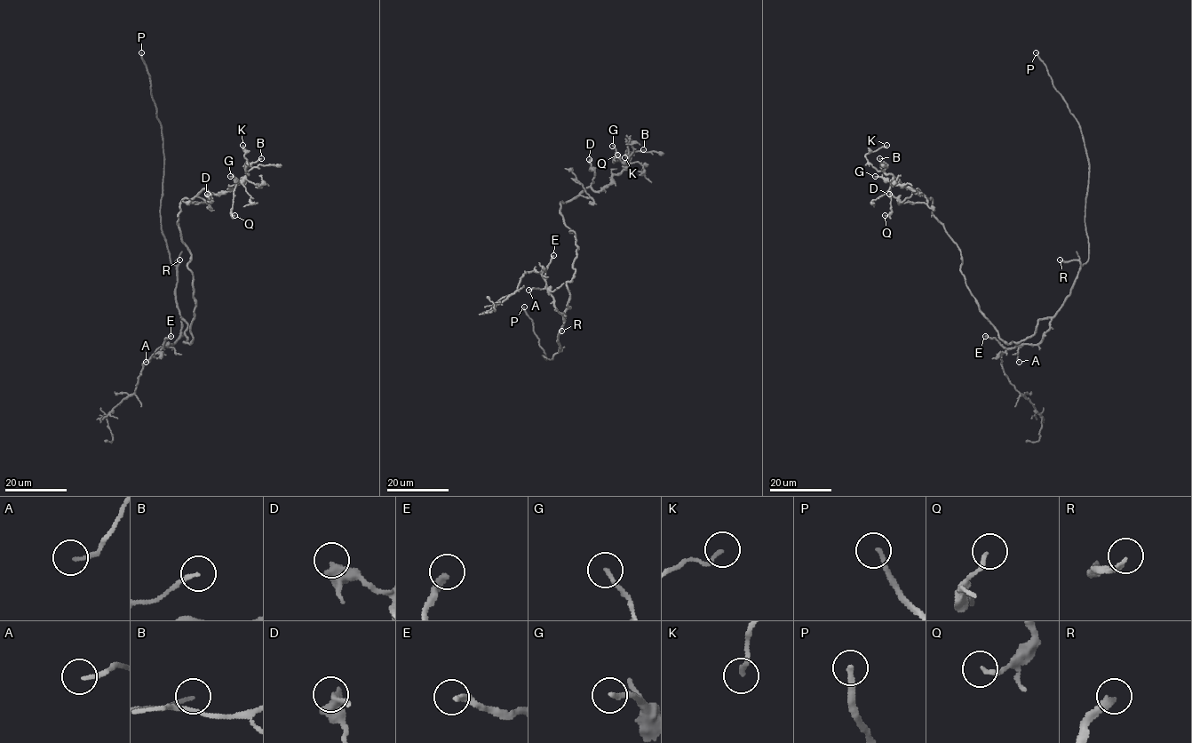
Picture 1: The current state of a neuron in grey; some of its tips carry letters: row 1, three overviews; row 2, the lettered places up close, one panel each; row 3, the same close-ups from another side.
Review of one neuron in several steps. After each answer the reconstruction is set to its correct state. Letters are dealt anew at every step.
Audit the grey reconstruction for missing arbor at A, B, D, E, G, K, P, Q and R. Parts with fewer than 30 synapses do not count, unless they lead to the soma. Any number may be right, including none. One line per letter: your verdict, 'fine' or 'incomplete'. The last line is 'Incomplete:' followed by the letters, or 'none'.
A: fine
B: fine
D: fine
E: incomplete
G: fine
K: fine
P: incomplete
Q: fine
R: fine
Incomplete: E, P

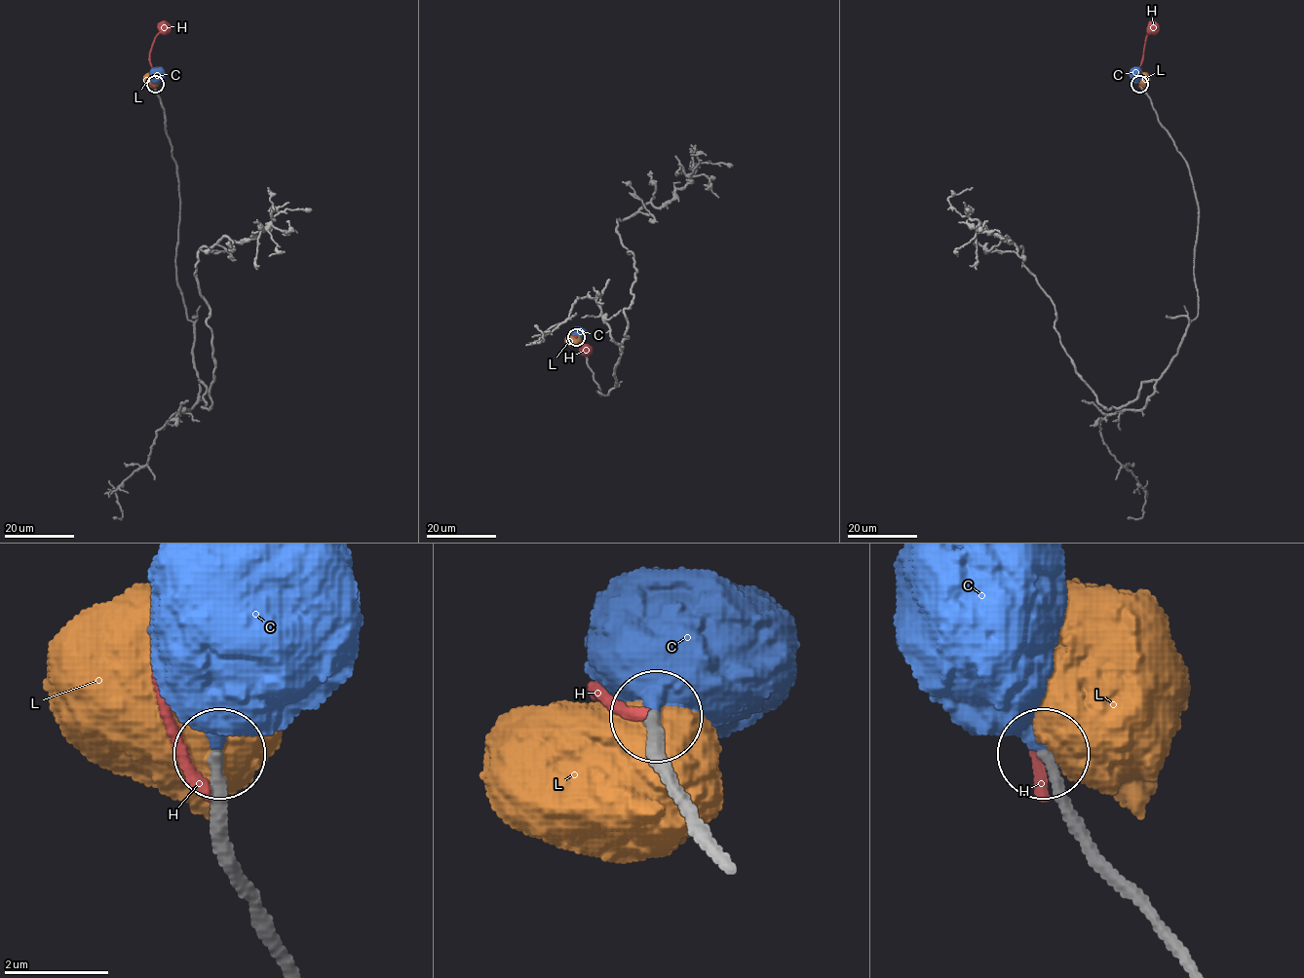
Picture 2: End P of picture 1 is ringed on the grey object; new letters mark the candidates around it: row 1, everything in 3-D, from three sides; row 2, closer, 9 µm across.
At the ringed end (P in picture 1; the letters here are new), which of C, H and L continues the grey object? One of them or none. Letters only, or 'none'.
C

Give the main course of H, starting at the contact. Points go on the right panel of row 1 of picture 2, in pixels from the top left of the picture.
H: (1140, 87), (1138, 71), (1146, 36), (1153, 29)

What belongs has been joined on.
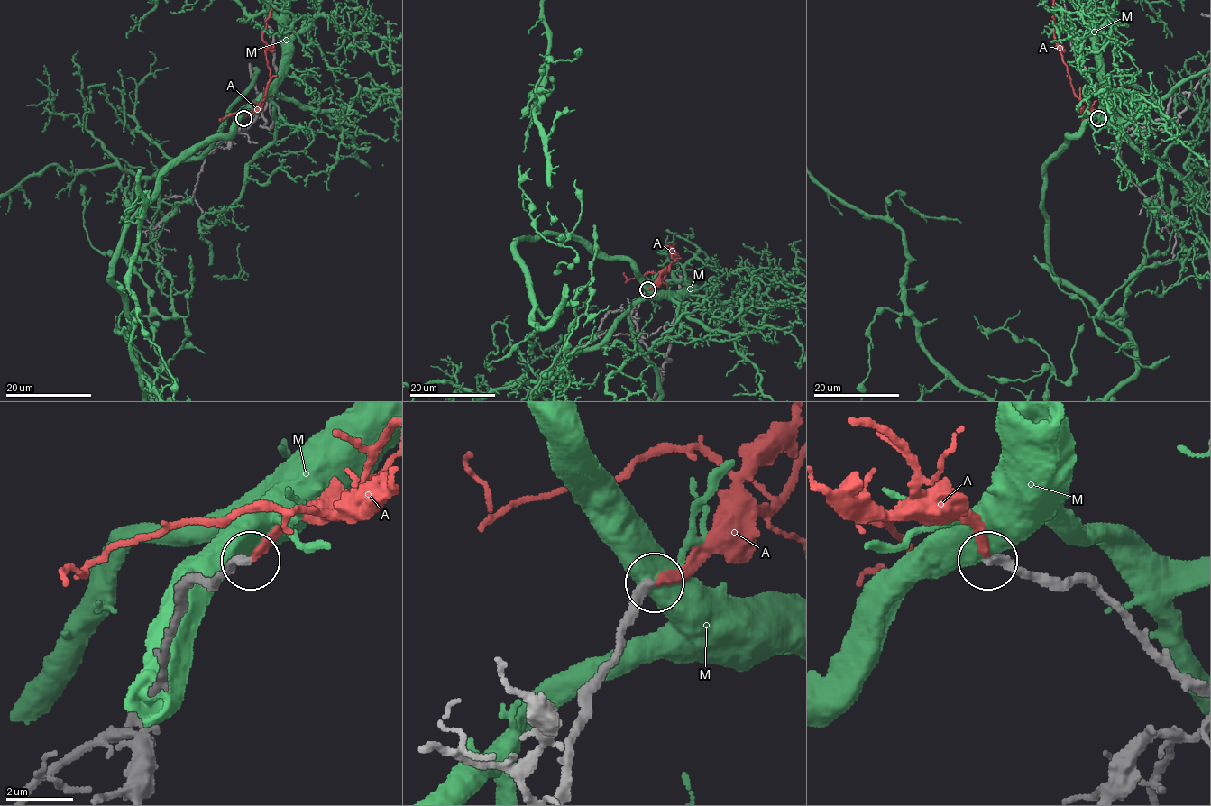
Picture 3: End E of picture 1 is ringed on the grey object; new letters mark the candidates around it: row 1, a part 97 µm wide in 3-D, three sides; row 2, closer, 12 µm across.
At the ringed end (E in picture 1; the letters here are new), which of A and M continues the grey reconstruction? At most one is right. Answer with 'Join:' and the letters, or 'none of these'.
Join: A

